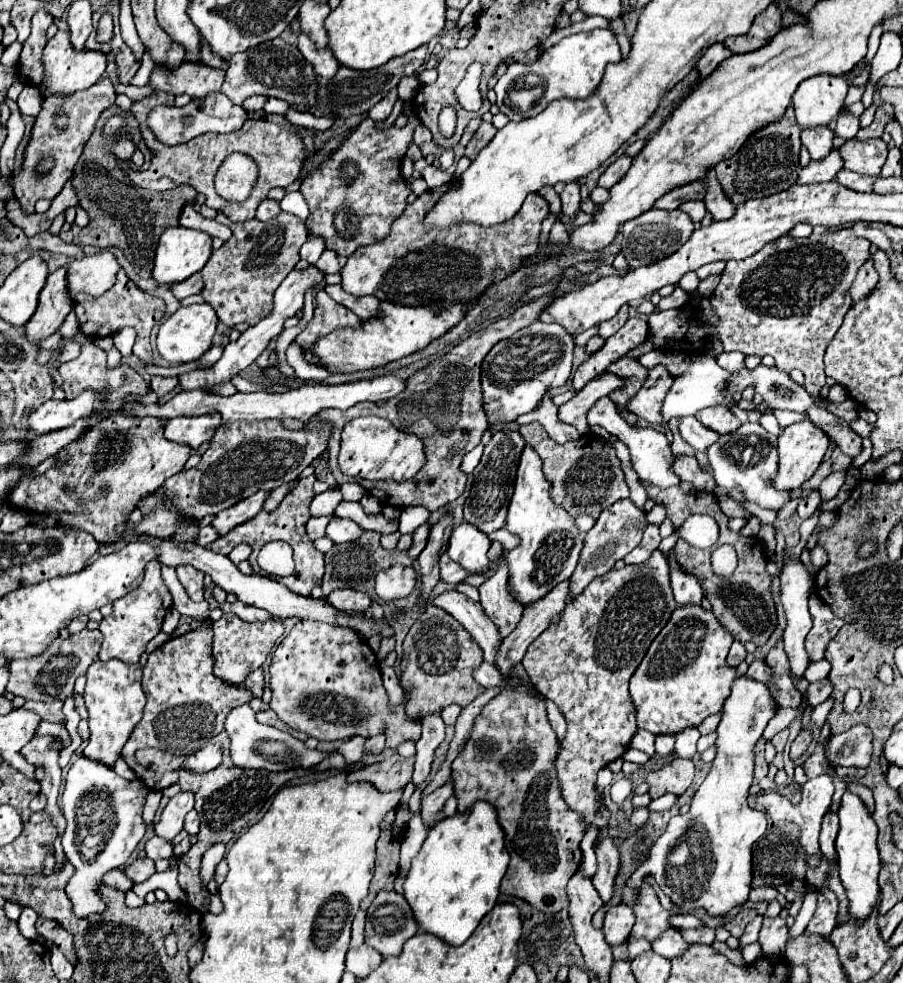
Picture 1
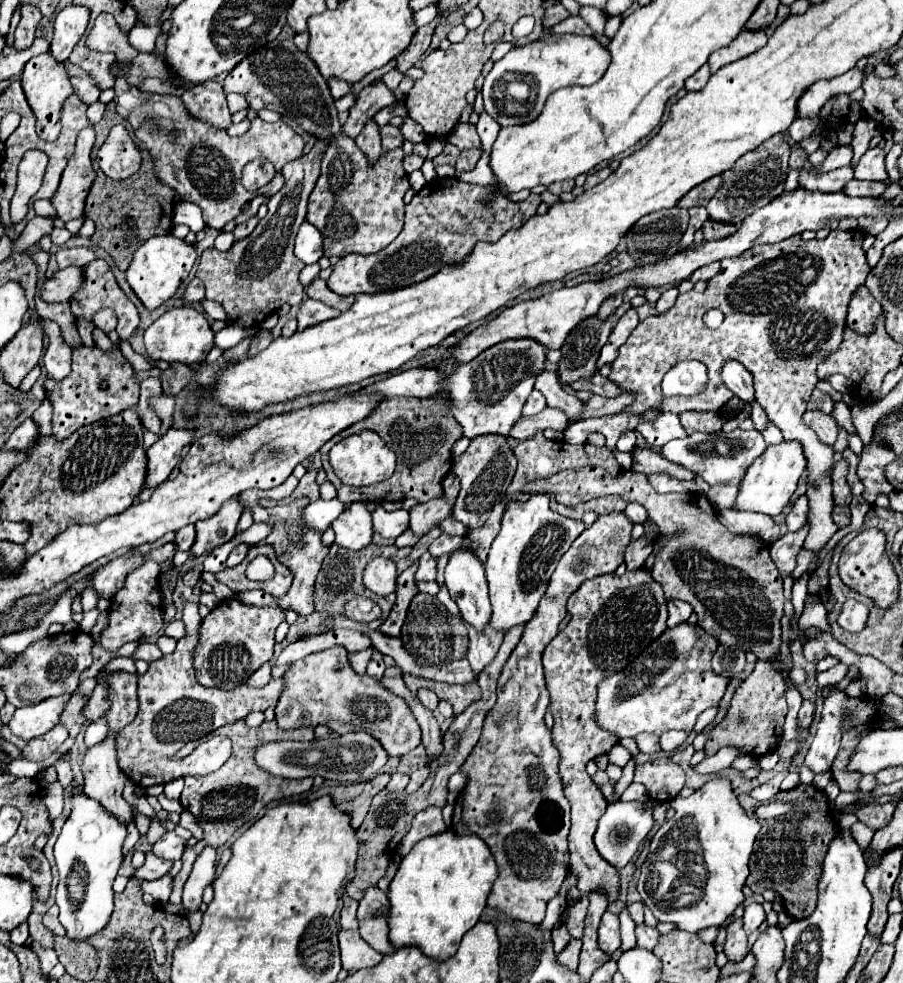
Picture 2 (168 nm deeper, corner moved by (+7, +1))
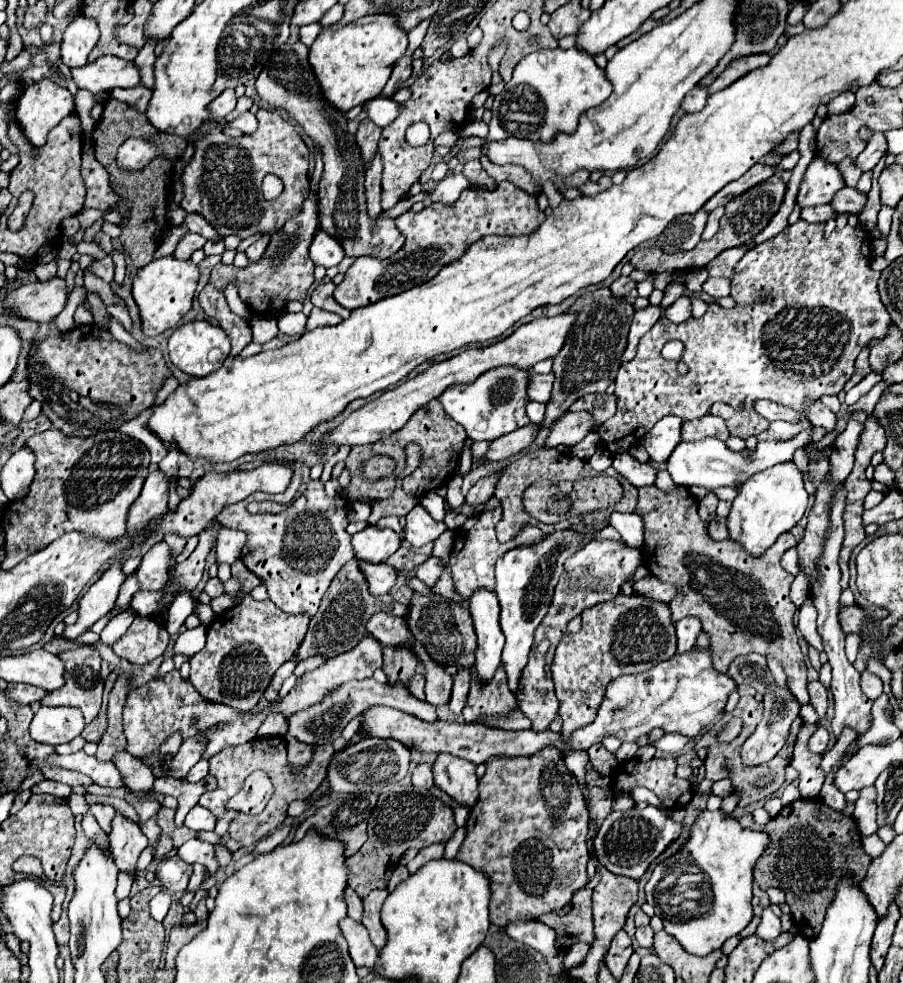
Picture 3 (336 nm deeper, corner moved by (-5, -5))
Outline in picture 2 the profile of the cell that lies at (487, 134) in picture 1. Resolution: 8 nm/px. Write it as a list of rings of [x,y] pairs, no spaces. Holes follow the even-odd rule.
[[[472,148],[472,150],[462,150],[462,154],[456,160],[456,170],[458,172],[470,172],[474,170],[476,162],[480,160],[480,150]]]

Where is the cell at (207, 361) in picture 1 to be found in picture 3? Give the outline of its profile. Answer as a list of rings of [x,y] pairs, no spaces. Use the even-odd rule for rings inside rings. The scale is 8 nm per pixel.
[[[254,316],[250,320],[250,326],[252,326],[252,342],[256,342],[256,344],[266,344],[266,342],[270,342],[278,334],[276,318]]]

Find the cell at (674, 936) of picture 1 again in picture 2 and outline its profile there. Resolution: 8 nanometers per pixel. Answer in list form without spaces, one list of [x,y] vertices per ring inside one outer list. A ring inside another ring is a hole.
[[[638,924],[636,926],[636,946],[640,948],[646,948],[646,950],[652,950],[658,942],[658,930],[656,928],[650,928],[646,924]]]

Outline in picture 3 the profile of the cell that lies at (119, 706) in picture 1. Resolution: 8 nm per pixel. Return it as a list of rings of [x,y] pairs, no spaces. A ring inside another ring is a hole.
[[[116,812],[112,820],[112,832],[108,834],[112,854],[116,854],[116,864],[124,872],[136,872],[136,860],[140,852],[148,846],[148,838],[140,830],[140,826],[120,812]]]

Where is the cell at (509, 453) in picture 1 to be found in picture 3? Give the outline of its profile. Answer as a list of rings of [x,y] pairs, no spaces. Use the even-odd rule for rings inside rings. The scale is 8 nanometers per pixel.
[[[474,442],[472,444],[472,466],[474,468],[478,468],[484,462],[488,446],[490,446],[490,442]]]

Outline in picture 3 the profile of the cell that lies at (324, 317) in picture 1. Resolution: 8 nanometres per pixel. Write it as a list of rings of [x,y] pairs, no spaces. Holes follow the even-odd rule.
[[[314,308],[310,318],[308,318],[308,324],[306,324],[306,330],[314,330],[318,326],[330,326],[330,324],[340,324],[342,318],[334,312],[326,312],[326,310],[320,310],[320,308]]]

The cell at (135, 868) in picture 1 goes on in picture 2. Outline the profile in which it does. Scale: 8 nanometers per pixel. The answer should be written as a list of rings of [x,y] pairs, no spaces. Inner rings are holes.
[[[152,852],[146,854],[146,864],[142,868],[136,870],[136,878],[140,880],[158,880],[162,876],[166,876],[172,868],[172,860],[164,860],[160,856],[154,856]]]

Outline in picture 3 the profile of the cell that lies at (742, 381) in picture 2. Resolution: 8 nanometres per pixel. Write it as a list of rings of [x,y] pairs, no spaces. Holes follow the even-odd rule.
[[[758,400],[756,404],[754,404],[754,410],[760,414],[760,416],[764,416],[766,420],[786,420],[786,422],[792,422],[792,424],[796,424],[796,414],[792,414],[792,410],[788,410],[788,408],[782,408],[780,404],[772,404],[772,402],[768,402],[768,400]]]

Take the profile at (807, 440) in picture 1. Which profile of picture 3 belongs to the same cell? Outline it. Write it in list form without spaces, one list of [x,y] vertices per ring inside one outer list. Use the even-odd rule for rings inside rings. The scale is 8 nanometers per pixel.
[[[794,462],[776,464],[770,470],[762,470],[748,478],[736,496],[732,510],[728,514],[728,532],[730,538],[740,542],[744,550],[752,556],[760,556],[772,542],[776,542],[778,534],[788,532],[792,526],[800,522],[808,506],[808,492],[804,488],[804,474],[796,468]]]

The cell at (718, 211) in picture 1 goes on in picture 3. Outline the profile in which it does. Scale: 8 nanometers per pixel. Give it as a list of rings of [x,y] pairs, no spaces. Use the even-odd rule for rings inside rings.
[[[742,244],[742,246],[736,246],[736,248],[728,248],[724,252],[720,252],[708,266],[708,276],[724,276],[724,278],[730,278],[732,274],[732,266],[736,266],[736,262],[746,254],[748,246]]]

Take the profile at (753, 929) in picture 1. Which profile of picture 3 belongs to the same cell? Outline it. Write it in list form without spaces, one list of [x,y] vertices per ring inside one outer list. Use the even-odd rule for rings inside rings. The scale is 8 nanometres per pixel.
[[[764,908],[762,910],[762,920],[760,920],[758,930],[756,930],[756,936],[762,938],[762,940],[774,940],[780,932],[782,932],[780,918],[770,908]]]

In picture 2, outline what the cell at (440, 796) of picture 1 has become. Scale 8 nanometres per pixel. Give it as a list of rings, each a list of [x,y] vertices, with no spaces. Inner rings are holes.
[[[426,808],[424,812],[420,812],[414,822],[412,822],[412,828],[410,832],[404,836],[404,840],[398,844],[398,854],[400,856],[406,856],[410,852],[410,848],[420,842],[422,838],[428,838],[428,836],[434,836],[434,834],[440,834],[446,830],[446,824],[442,820],[442,810],[440,808]]]

